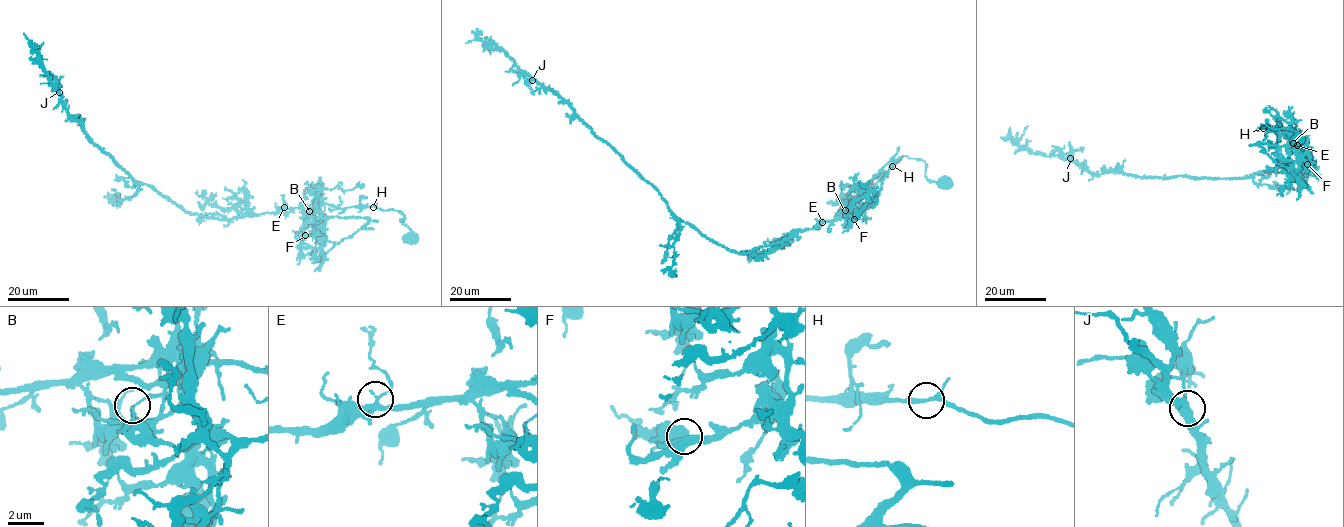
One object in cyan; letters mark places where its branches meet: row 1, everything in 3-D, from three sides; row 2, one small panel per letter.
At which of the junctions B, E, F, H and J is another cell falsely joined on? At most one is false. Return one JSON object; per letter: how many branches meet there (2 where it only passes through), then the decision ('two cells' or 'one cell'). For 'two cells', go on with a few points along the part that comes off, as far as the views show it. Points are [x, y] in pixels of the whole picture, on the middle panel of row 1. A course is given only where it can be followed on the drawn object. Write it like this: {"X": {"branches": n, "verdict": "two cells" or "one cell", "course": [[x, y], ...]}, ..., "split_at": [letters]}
{"B": {"branches": 2, "verdict": "two cells", "course": [[845, 210], [846, 220], [850, 223], [852, 214], [879, 191], [875, 201], [877, 200], [872, 196]]}, "E": {"branches": 4, "verdict": "one cell"}, "F": {"branches": 3, "verdict": "one cell"}, "H": {"branches": 3, "verdict": "one cell"}, "J": {"branches": 3, "verdict": "one cell"}, "split_at": ["B"]}

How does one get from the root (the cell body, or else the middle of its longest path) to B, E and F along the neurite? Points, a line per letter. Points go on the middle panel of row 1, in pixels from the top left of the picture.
B: (945, 182), (927, 178), (926, 162), (904, 155), (845, 210)
E: (945, 182), (927, 178), (926, 162), (904, 155), (849, 209), (834, 219), (822, 222)
F: (945, 182), (927, 178), (926, 162), (904, 155), (846, 210), (850, 224), (852, 214), (864, 207), (854, 219)

